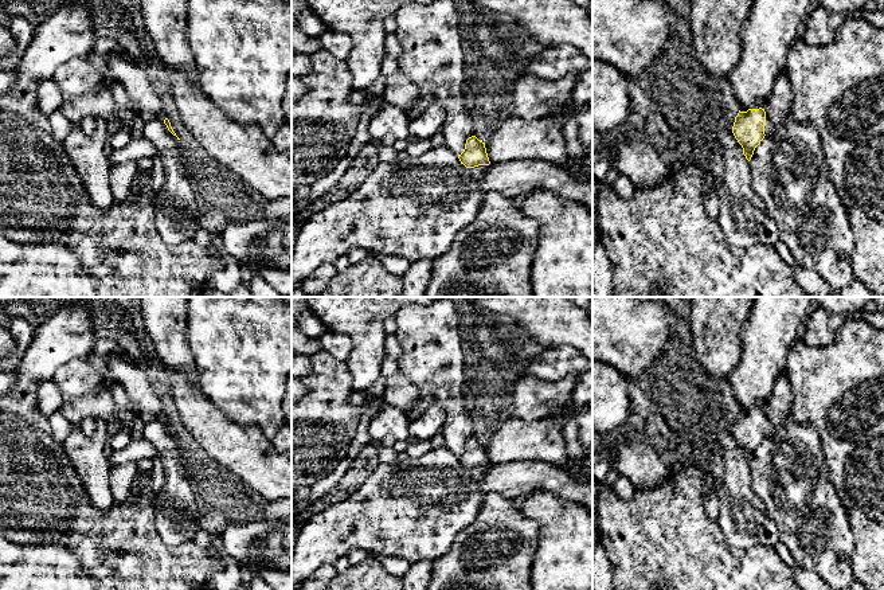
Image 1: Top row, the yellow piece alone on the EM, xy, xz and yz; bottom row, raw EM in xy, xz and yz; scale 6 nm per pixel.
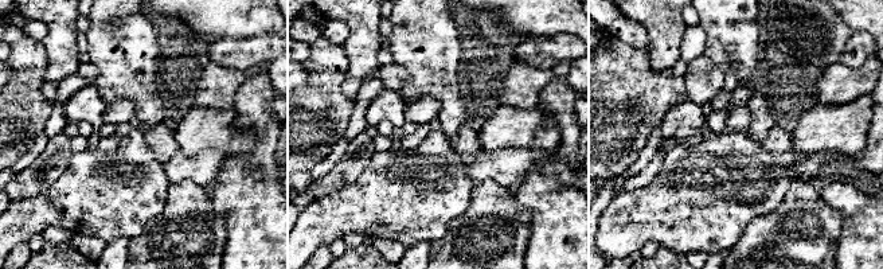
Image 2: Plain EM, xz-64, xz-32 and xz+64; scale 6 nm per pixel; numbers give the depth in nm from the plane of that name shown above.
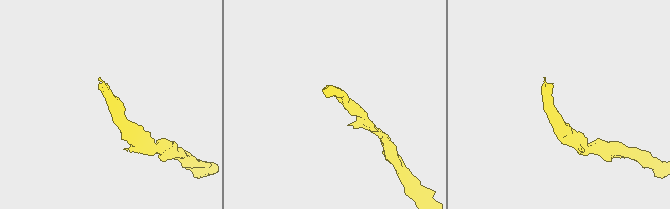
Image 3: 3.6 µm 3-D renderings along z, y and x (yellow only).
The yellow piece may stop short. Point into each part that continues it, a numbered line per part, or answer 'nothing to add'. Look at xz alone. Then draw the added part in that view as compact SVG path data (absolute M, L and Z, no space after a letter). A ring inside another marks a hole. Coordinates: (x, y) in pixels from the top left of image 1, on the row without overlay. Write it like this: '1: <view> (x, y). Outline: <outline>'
1: xz (477, 473). Outline: M478 466L478 468L474 468L474 469L469 469L469 473L476 481L478 481L484 477L485 469L486 469L486 466Z

